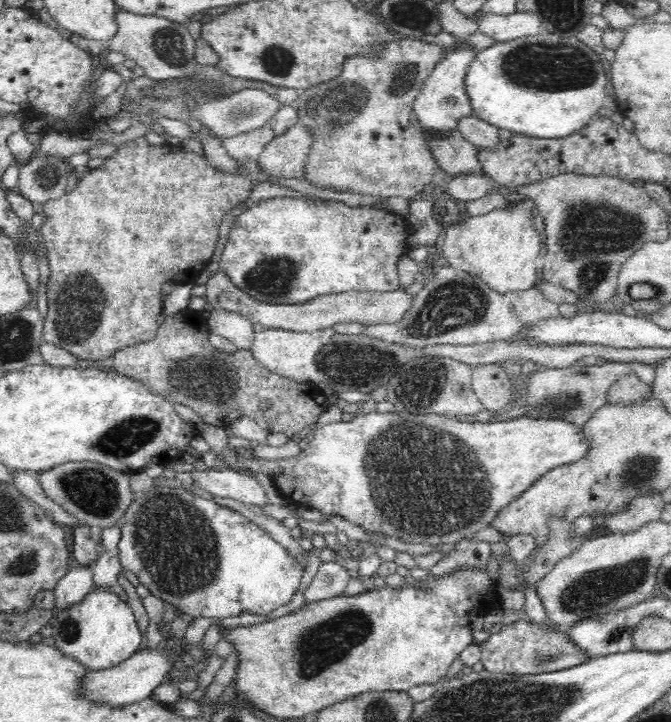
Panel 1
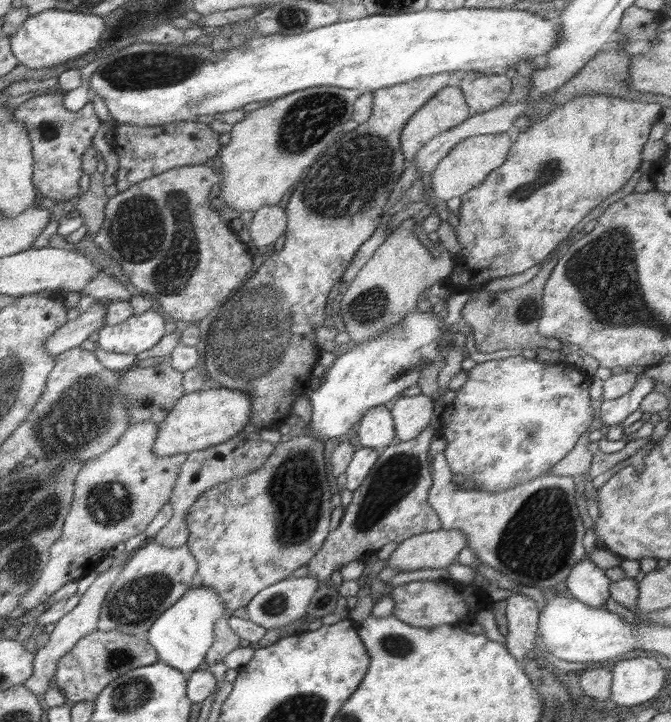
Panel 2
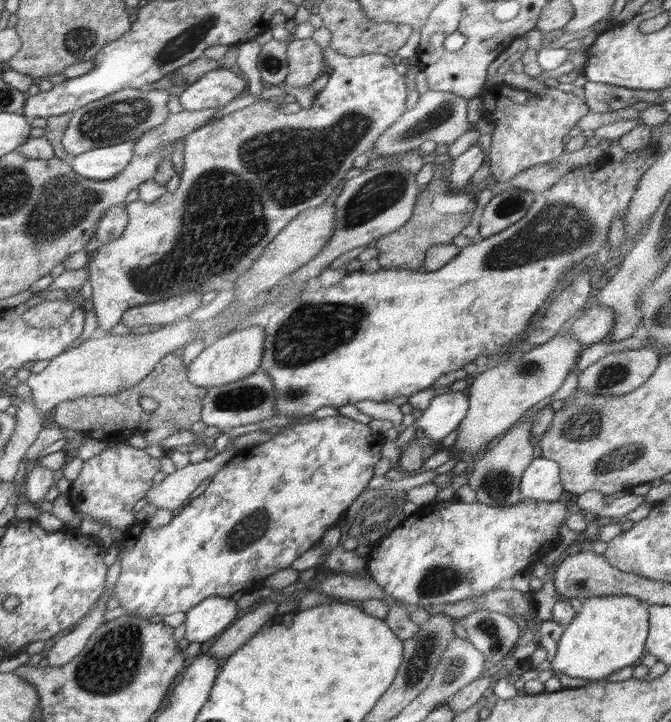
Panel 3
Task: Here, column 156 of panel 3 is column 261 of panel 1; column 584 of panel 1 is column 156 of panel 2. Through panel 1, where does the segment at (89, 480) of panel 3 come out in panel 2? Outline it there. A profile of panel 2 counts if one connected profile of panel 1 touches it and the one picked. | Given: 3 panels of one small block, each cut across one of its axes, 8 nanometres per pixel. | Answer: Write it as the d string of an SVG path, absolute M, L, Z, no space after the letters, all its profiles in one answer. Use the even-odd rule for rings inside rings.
M218 387L186 393L171 408L168 416L160 423L152 447L154 456L176 456L195 452L226 442L243 429L249 429L252 399L242 391Z

